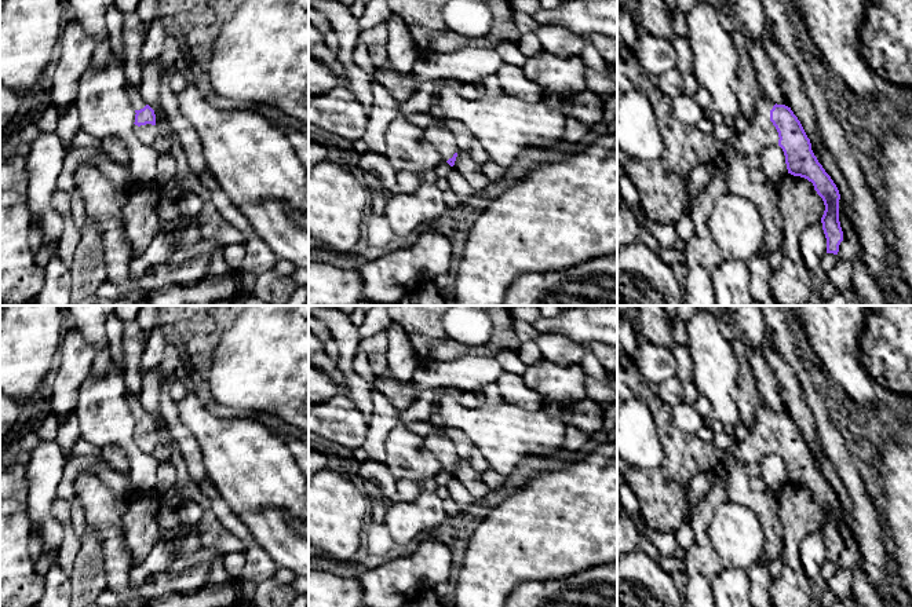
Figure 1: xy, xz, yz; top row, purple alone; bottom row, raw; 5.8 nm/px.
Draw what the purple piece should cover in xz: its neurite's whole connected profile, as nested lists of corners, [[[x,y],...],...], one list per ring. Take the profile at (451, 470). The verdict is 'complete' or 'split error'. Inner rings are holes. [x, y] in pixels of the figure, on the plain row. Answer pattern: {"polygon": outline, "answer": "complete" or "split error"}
{"polygon": [[[438,432],[426,436],[424,443],[428,450],[439,458],[442,469],[453,475],[459,461],[453,442],[444,434]]], "answer": "split error"}

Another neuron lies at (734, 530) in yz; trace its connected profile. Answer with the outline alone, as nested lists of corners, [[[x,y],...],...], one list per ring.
[[[726,501],[714,507],[707,533],[723,568],[747,570],[762,556],[762,524],[758,515],[743,504]]]

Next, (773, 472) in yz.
[[[778,453],[765,456],[759,465],[767,489],[777,493],[788,482],[784,460]]]

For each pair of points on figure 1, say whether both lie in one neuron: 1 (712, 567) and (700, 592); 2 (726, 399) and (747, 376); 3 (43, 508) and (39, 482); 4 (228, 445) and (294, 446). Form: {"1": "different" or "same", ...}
{"1": "same", "2": "different", "3": "same", "4": "different"}

